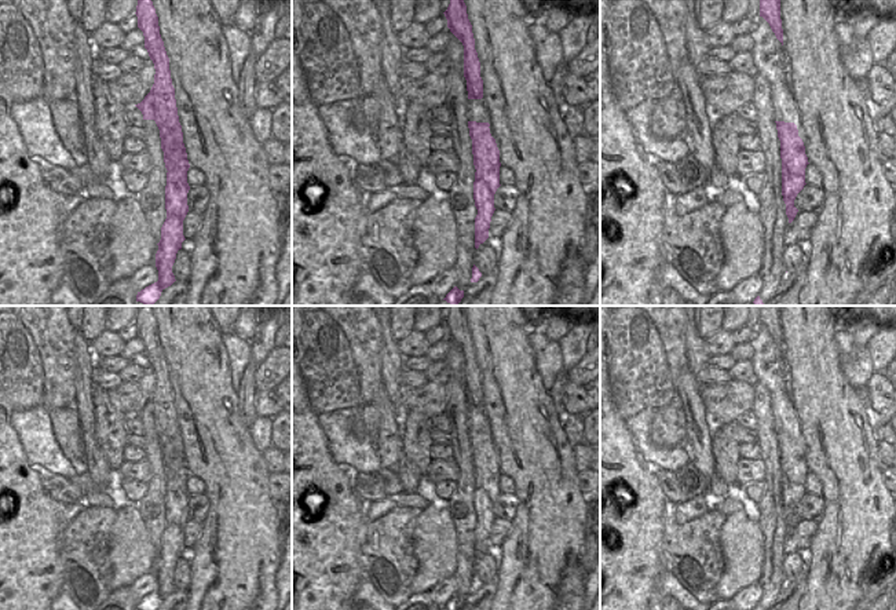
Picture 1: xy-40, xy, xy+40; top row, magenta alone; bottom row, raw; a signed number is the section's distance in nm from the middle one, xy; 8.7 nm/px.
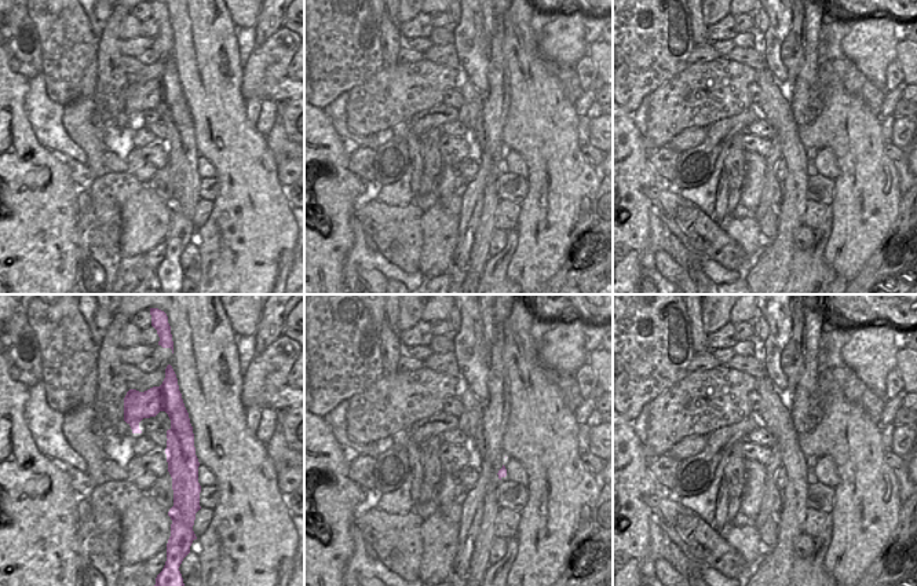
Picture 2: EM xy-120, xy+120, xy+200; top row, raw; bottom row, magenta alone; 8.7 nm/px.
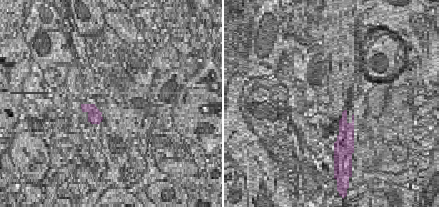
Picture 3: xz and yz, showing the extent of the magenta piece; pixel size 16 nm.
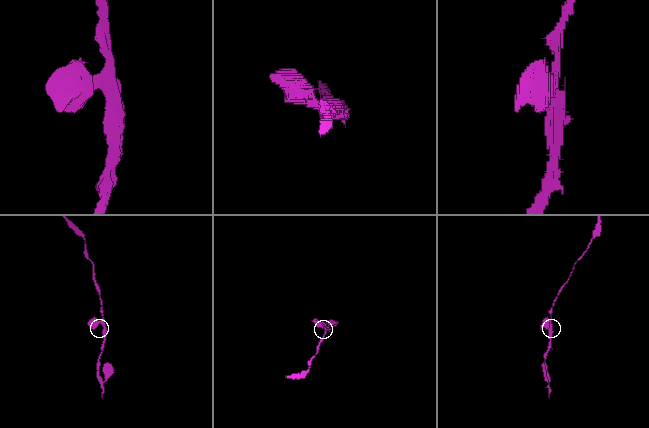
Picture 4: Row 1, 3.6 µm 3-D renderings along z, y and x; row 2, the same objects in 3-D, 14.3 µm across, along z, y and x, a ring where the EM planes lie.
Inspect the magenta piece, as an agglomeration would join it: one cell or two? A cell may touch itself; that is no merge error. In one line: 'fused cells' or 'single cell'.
fused cells

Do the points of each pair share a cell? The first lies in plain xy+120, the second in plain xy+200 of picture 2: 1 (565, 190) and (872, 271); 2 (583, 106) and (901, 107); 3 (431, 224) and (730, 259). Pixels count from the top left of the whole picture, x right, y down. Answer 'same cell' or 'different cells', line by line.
1: different cells
2: different cells
3: different cells

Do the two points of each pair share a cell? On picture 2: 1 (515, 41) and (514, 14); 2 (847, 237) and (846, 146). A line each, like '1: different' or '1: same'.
1: same
2: same

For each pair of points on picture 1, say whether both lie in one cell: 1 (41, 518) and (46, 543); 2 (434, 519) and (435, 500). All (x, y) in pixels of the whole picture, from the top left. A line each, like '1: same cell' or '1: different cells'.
1: same cell
2: different cells

